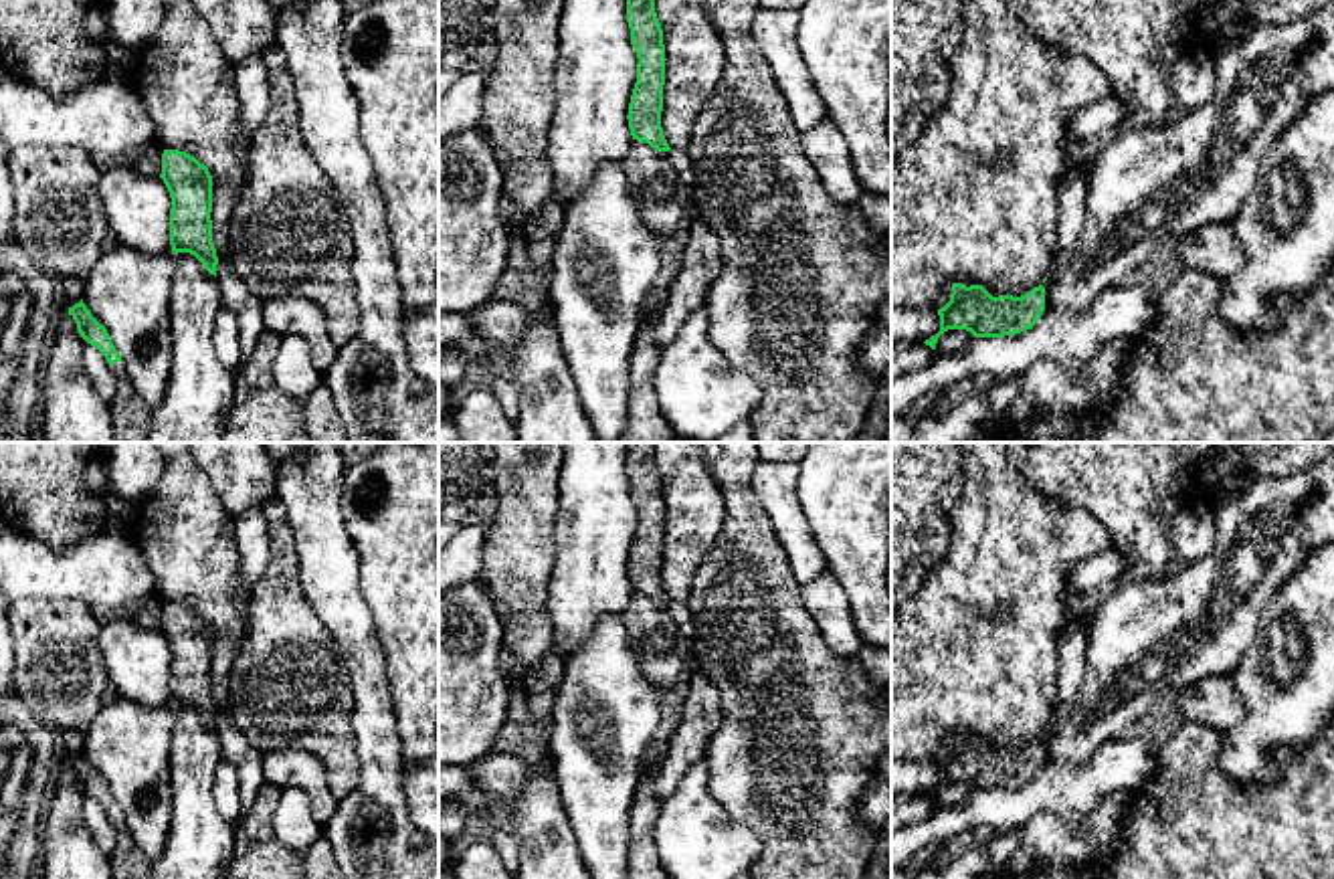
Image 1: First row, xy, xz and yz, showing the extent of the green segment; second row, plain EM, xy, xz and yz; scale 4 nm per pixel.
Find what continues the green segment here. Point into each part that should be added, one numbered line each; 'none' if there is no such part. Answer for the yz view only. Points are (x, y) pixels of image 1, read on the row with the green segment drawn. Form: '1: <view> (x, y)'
none

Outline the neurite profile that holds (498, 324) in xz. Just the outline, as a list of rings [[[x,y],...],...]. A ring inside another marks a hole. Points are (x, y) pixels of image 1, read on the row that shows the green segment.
[[[487,301],[467,315],[475,327],[475,346],[505,352],[530,323],[530,313],[517,301]]]

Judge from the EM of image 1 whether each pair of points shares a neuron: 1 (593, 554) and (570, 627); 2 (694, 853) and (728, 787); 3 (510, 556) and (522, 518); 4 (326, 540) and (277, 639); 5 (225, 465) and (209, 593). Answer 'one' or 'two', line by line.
1: one
2: two
3: one
4: two
5: two

